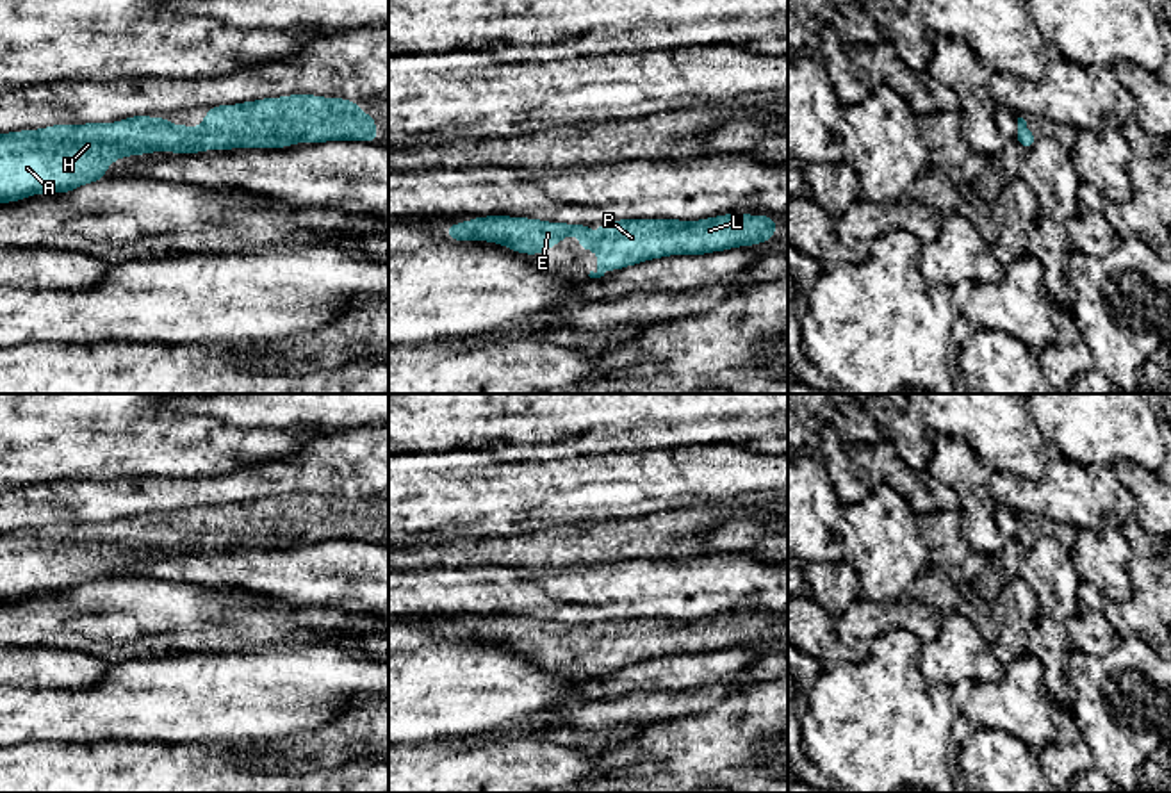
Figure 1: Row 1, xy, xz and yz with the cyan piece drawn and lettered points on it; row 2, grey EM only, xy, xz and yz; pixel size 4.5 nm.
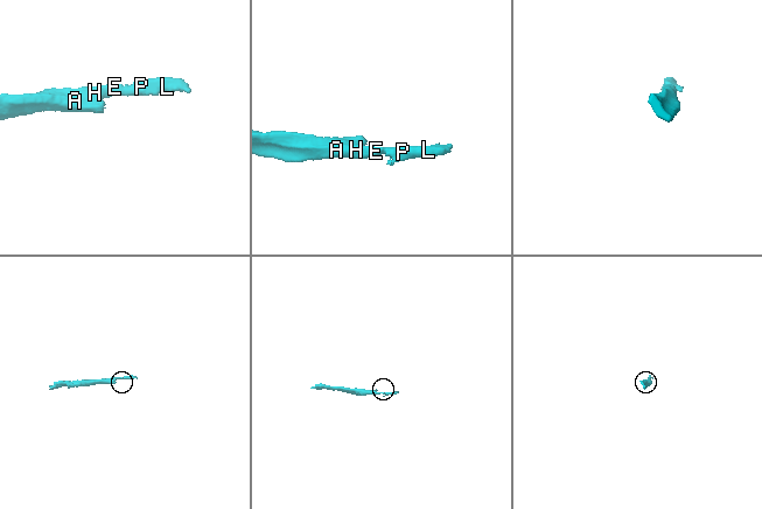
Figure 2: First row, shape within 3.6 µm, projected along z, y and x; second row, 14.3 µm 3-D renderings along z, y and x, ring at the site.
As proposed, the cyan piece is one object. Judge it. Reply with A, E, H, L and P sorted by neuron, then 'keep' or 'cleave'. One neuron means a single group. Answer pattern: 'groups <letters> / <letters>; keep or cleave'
groups A E H L P; keep

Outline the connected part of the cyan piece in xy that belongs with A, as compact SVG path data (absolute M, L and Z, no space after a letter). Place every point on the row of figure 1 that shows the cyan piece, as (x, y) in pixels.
M291 94L212 107L200 128L173 127L166 118L134 116L118 123L0 134L0 203L41 192L70 192L105 178L105 169L127 155L285 148L324 141L378 143L376 119L364 114L356 102Z

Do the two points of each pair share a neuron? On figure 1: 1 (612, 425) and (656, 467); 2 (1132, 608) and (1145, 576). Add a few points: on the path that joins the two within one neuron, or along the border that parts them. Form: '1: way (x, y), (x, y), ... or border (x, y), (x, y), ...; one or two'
1: border (678, 446), (603, 451), (596, 455); two
2: way (1139, 601), (1145, 596), (1145, 583); one

